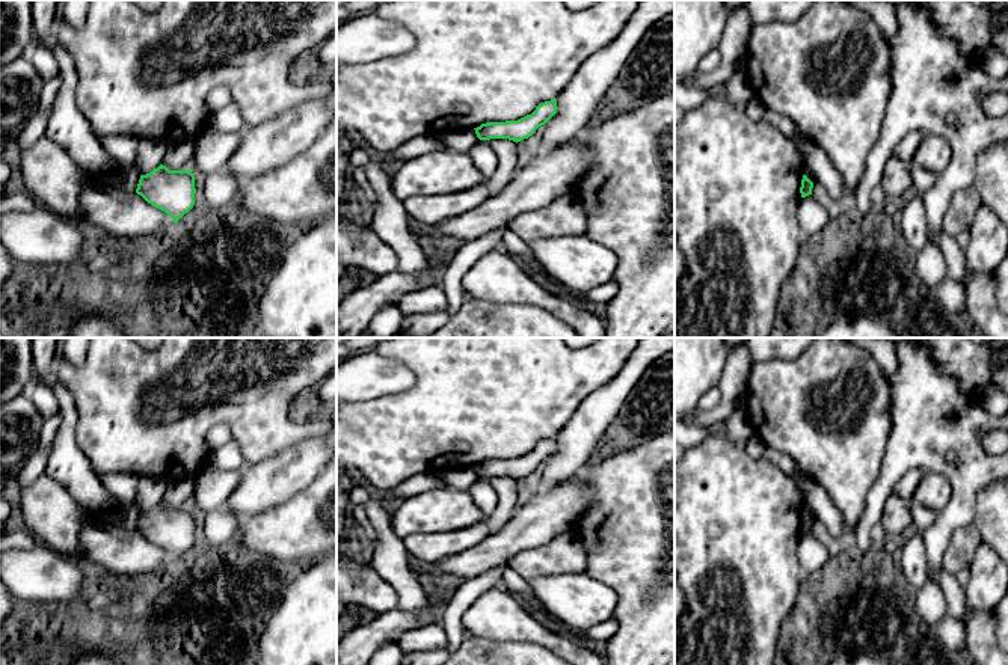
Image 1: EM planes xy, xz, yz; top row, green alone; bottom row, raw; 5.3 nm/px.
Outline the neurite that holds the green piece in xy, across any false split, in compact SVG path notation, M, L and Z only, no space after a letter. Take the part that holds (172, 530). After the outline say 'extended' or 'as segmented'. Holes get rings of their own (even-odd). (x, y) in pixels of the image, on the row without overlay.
M160 502L152 510L140 513L136 531L178 561L195 543L195 511L186 507L169 508Z; as segmented

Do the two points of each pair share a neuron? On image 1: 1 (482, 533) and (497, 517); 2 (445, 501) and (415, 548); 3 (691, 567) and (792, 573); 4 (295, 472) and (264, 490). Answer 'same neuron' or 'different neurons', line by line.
1: different neurons
2: different neurons
3: same neuron
4: same neuron

